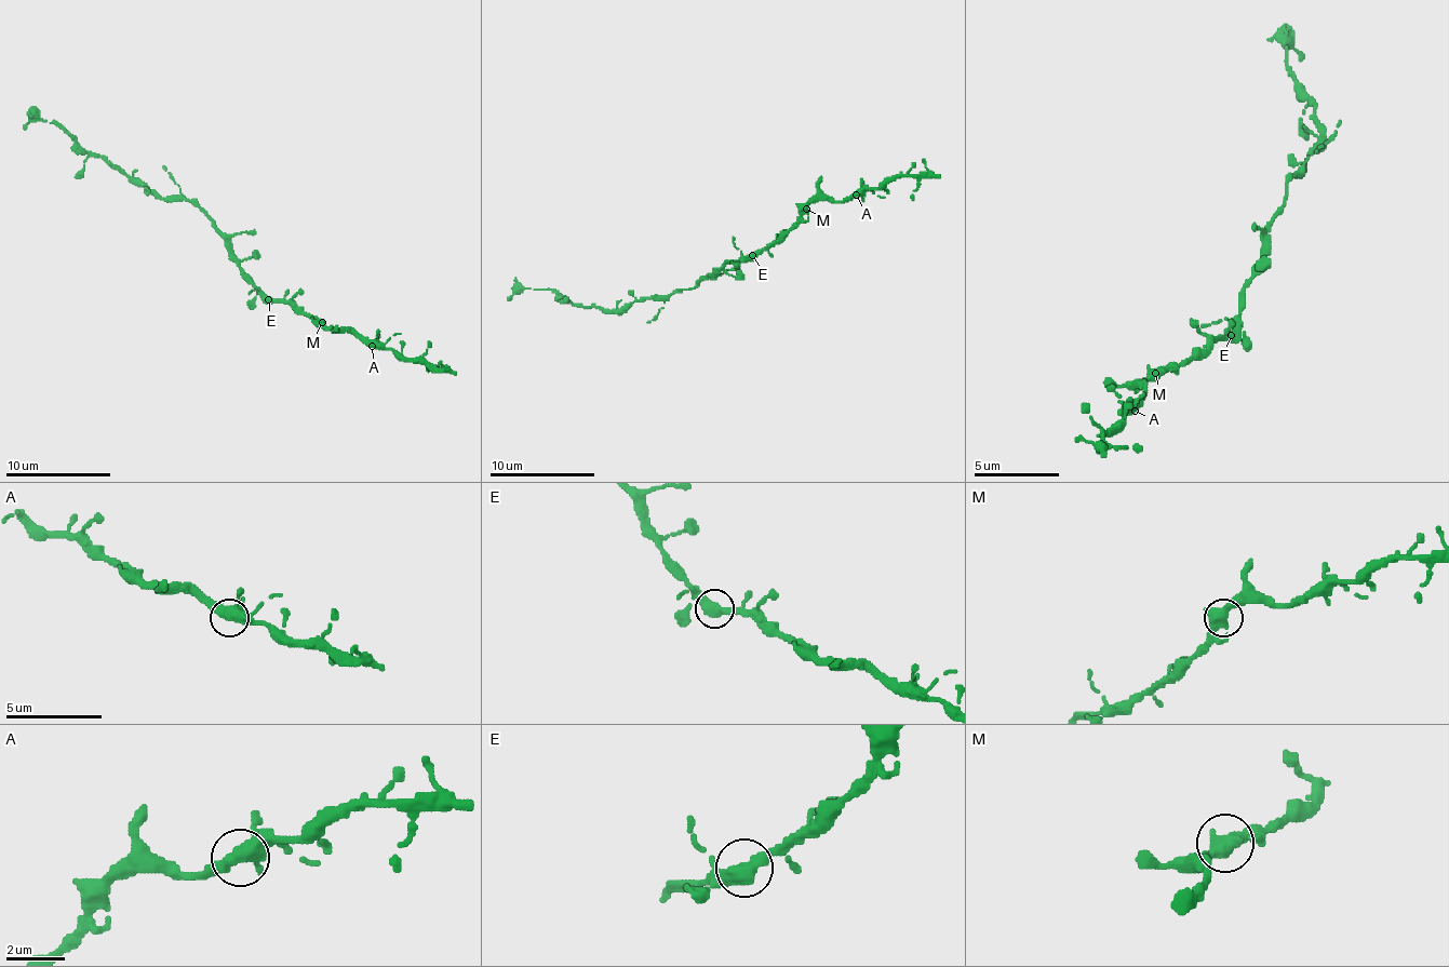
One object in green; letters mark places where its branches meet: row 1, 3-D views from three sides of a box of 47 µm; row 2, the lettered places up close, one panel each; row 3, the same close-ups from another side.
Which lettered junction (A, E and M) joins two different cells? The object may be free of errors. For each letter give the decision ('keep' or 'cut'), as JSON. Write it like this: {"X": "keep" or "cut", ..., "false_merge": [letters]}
{"A": "keep", "E": "keep", "M": "keep", "false_merge": []}

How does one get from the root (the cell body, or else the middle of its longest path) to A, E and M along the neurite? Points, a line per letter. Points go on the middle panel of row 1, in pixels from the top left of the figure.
A: (716, 271), (727, 264), (746, 260), (761, 253), (812, 203), (850, 200), (856, 195)
E: (716, 271), (727, 264), (748, 260), (753, 256)
M: (716, 271), (727, 264), (746, 260), (761, 253), (806, 209)

